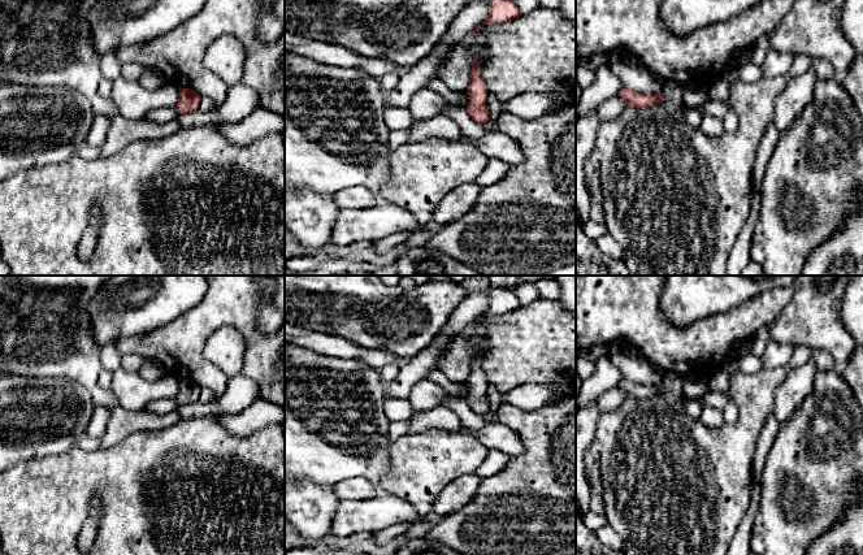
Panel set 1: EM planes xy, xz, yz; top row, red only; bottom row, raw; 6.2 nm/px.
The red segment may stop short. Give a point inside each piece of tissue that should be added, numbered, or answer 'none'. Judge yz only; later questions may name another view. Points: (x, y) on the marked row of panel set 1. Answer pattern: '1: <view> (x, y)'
none

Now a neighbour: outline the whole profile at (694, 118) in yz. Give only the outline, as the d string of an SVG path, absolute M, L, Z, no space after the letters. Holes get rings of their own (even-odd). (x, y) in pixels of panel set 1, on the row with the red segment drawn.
M684 108L682 116L691 127L694 127L694 129L701 127L703 116L701 114L701 112L698 109Z

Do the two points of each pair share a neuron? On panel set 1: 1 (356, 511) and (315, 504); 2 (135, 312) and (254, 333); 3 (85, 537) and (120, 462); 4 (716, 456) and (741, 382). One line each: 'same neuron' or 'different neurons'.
1: different neurons
2: different neurons
3: different neurons
4: same neuron

